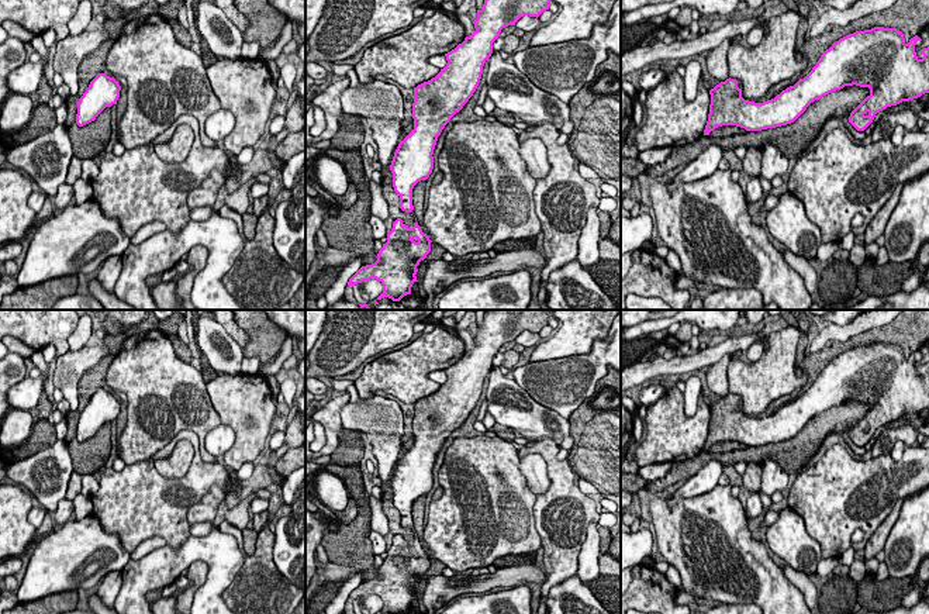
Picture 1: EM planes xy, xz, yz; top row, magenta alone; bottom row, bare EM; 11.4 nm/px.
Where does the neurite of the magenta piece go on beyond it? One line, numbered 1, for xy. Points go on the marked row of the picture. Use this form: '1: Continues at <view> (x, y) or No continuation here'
1: No continuation here

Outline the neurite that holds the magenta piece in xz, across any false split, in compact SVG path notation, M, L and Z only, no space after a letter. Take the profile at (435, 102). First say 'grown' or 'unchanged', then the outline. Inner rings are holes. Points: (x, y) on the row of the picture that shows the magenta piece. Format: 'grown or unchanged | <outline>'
unchanged | M484 0L473 21L476 31L445 54L446 66L428 82L414 87L414 130L398 144L390 170L400 208L414 210L412 189L434 169L434 149L445 125L476 92L493 42L503 28L524 17L539 17L550 0Z

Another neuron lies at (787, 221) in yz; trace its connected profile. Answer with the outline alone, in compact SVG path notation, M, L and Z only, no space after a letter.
M785 192L778 199L766 217L770 234L792 253L815 259L822 244L819 227L809 221L802 201L792 193Z

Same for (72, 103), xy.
M75 96L73 99L66 99L66 121L65 127L69 128L73 123L76 123L76 114L77 114L77 101L80 96Z

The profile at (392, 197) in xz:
M381 168L381 193L388 206L388 218L384 220L387 234L393 228L393 223L397 218L401 218L408 228L414 227L414 215L411 213L405 213L400 208L400 196L394 192L393 187L393 173L390 168Z

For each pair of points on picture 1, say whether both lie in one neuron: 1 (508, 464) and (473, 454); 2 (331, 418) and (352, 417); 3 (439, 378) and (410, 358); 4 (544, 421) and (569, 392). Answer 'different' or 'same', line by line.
1: same
2: different
3: different
4: different

